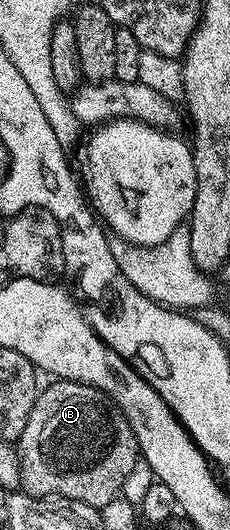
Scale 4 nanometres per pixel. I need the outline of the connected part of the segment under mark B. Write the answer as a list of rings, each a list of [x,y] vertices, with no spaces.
[[[58,379],[50,383],[52,385],[44,393],[42,390],[36,396],[29,423],[25,423],[25,431],[21,431],[17,442],[22,465],[22,488],[35,497],[64,497],[102,511],[122,494],[126,477],[140,464],[141,454],[133,427],[129,427],[127,416],[118,405],[92,385]]]

